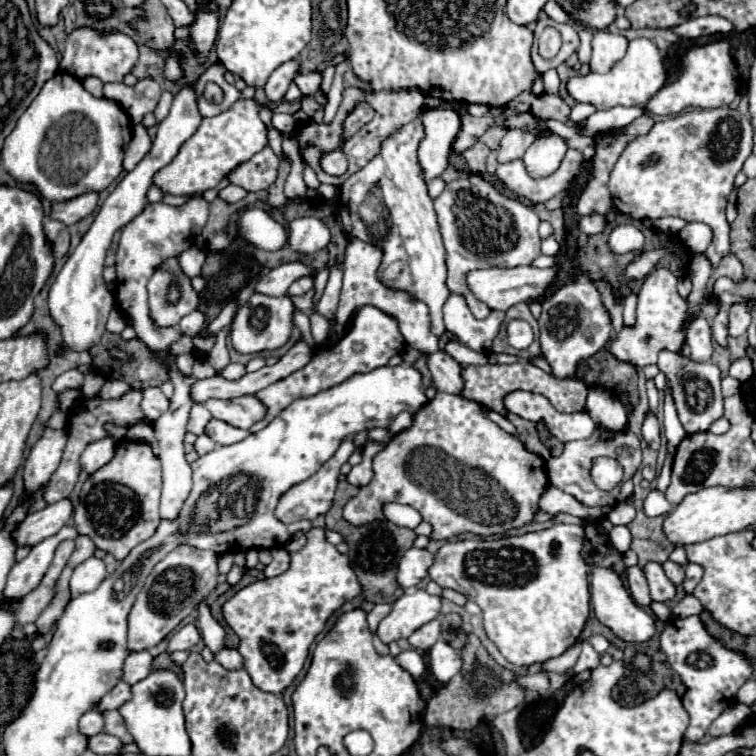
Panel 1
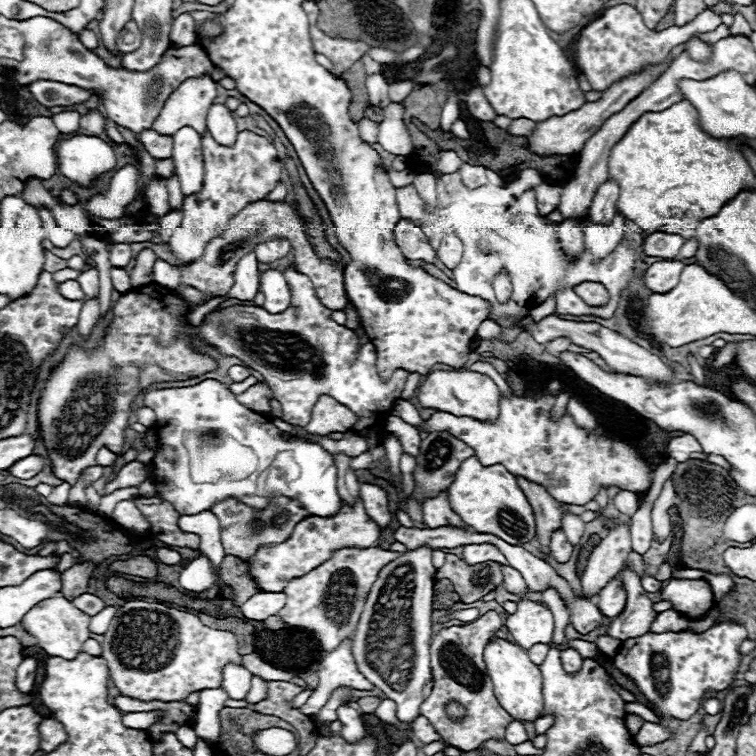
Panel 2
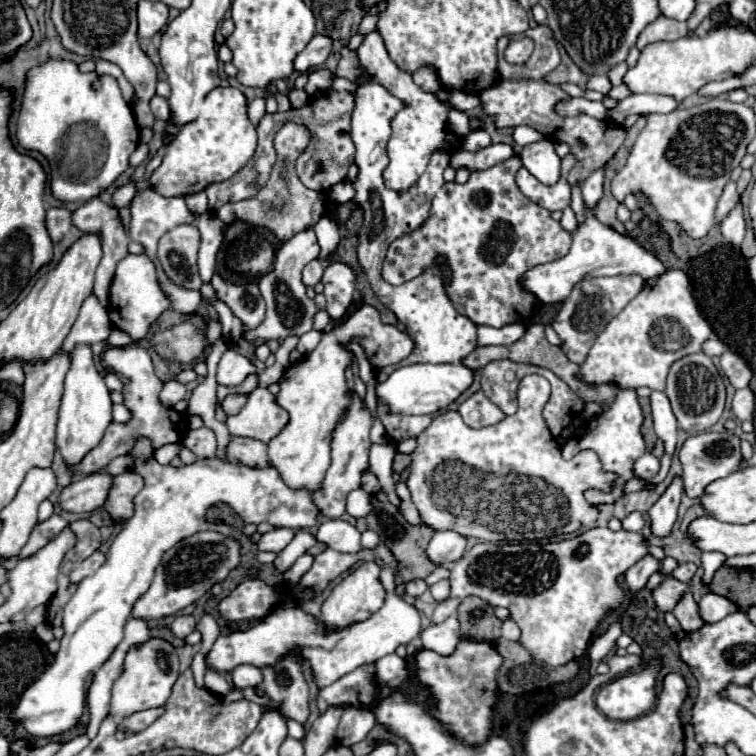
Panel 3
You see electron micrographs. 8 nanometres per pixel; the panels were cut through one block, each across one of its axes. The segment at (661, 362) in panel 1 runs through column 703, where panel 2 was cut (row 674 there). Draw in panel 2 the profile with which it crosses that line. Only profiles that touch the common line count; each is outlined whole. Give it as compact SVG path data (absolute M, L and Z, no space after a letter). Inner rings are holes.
M428 546L408 550L380 570L352 638L352 656L358 670L396 702L396 716L402 722L412 722L420 716L420 704L424 702L422 688L432 680L430 642L432 596L436 582L432 552L434 548Z

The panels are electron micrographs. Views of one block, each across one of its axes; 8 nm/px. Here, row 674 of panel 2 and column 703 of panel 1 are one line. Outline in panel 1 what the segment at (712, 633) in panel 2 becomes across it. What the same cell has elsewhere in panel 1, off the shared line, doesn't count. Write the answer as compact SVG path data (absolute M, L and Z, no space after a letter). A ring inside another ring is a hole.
M698 616L688 618L670 618L666 622L664 632L660 634L660 650L664 650L672 670L680 676L686 686L686 694L682 696L684 708L690 714L690 724L684 734L684 740L698 742L708 732L710 724L724 712L728 704L734 702L736 690L750 678L752 664L740 654L724 648L718 640L714 640Z

